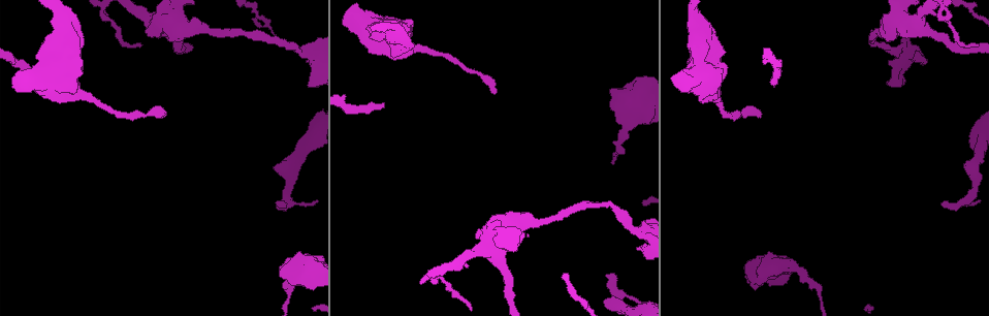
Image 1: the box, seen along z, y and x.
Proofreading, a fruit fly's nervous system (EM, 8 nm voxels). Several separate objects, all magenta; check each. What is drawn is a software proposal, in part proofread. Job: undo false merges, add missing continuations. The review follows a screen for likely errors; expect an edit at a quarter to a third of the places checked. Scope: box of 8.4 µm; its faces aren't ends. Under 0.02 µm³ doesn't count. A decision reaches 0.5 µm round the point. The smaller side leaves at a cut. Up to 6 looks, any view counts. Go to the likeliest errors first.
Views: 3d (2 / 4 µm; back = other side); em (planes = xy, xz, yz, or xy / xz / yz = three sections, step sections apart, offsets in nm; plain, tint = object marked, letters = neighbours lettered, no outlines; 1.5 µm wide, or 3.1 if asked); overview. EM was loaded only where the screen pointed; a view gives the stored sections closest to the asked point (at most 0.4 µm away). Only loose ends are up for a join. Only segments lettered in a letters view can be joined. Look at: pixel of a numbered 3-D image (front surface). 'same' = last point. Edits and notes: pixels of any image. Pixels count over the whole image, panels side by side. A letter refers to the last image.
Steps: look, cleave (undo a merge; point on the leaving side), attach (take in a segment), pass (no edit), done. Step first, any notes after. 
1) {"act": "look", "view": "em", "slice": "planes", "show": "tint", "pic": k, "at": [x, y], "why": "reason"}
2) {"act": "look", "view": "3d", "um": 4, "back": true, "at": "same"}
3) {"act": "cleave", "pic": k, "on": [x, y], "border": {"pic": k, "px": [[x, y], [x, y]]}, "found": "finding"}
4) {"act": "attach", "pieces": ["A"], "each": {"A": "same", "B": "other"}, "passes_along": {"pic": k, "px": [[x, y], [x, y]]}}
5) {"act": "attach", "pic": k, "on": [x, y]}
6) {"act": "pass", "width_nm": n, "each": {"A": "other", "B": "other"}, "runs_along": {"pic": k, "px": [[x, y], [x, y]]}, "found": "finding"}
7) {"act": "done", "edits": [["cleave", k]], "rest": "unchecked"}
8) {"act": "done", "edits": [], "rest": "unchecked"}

{"act": "look", "view": "3d", "um": 4, "pic": 1, "at": [944, 200], "why": "branch stops here"}

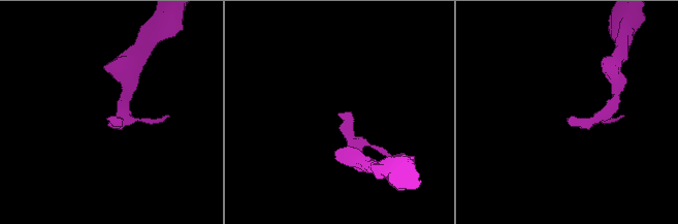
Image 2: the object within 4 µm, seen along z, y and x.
{"act": "look", "view": "em", "slice": "yz", "step": 4, "show": "letters", "pic": 2, "at": [571, 119]}

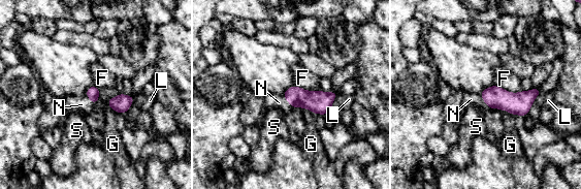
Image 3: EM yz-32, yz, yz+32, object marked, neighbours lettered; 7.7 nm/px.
{"act": "look", "view": "em", "slice": "planes", "show": "letters", "at": "same"}

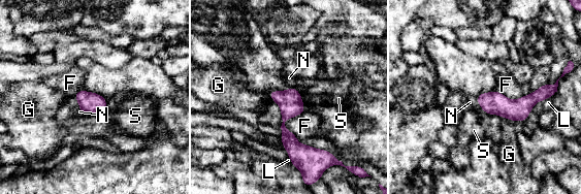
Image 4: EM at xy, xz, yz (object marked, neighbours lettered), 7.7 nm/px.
{"act": "attach", "pieces": ["N"], "width_nm": 170, "each": {"F": "other", "G": "other", "L": "other", "N": "same", "S": "other"}, "passes_along": {"pic": 4, "px": [[493, 102], [478, 102], [470, 102]]}, "found": "it goes on there"}

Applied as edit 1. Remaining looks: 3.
{"act": "look", "view": "em", "slice": "planes", "show": "letters", "pic": 1, "at": [632, 229], "why": "two arms at a narrow angle"}

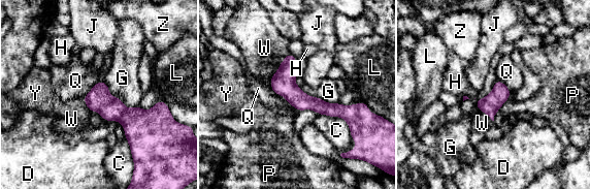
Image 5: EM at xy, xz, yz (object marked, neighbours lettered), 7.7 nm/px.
{"act": "pass", "each": {"C": "other", "D": "other", "G": "other", "H": "other", "J": "other", "L": "other", "P": "other", "Q": "other", "W": "other", "Y": "other", "Z": "other"}, "runs_along": {"pic": 5, "px": [[273, 79], [301, 101], [358, 107]]}, "found": "continuous, no second cell"}

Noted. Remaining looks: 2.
{"act": "done", "edits": [["attach", 4]], "rest": "unchecked"}

